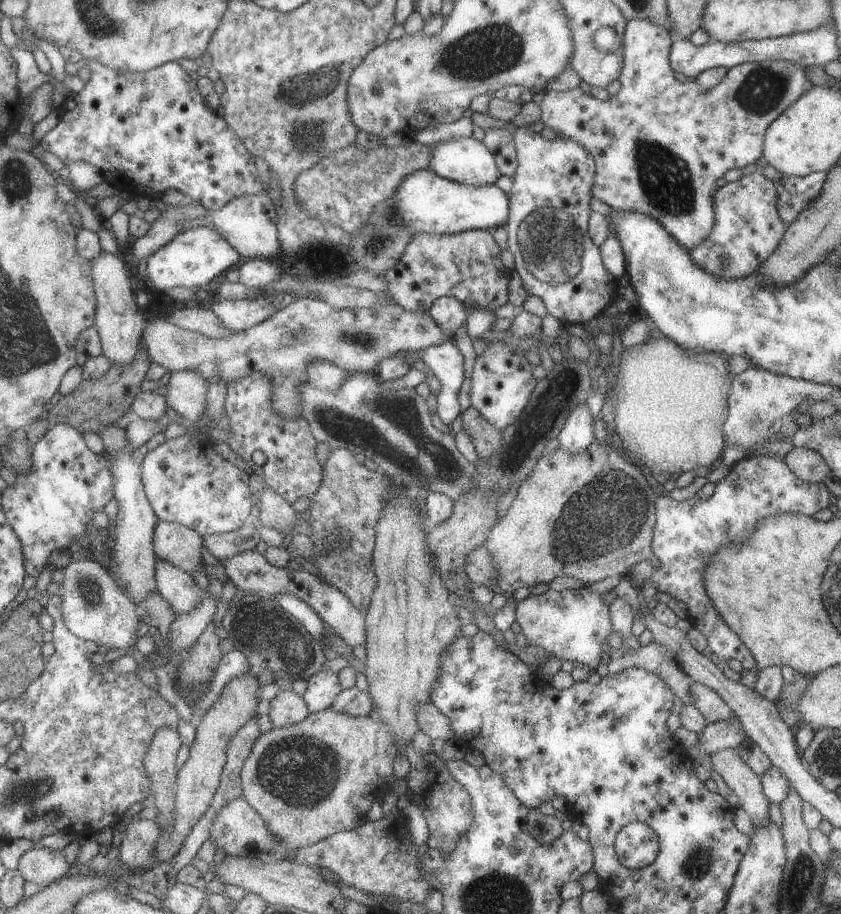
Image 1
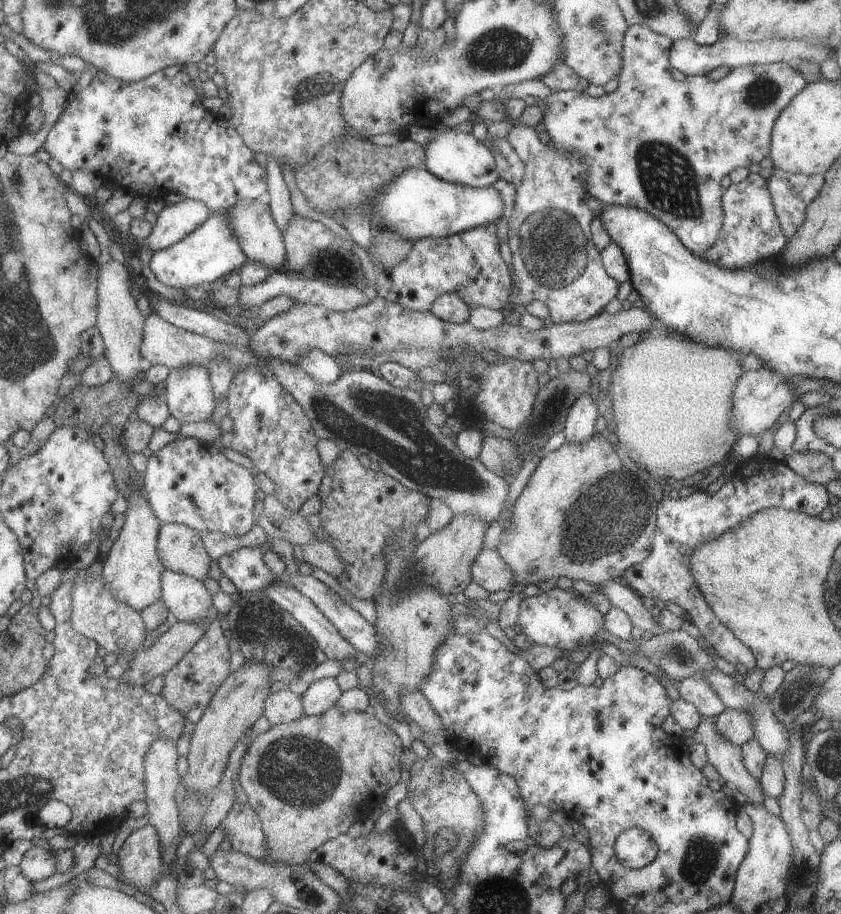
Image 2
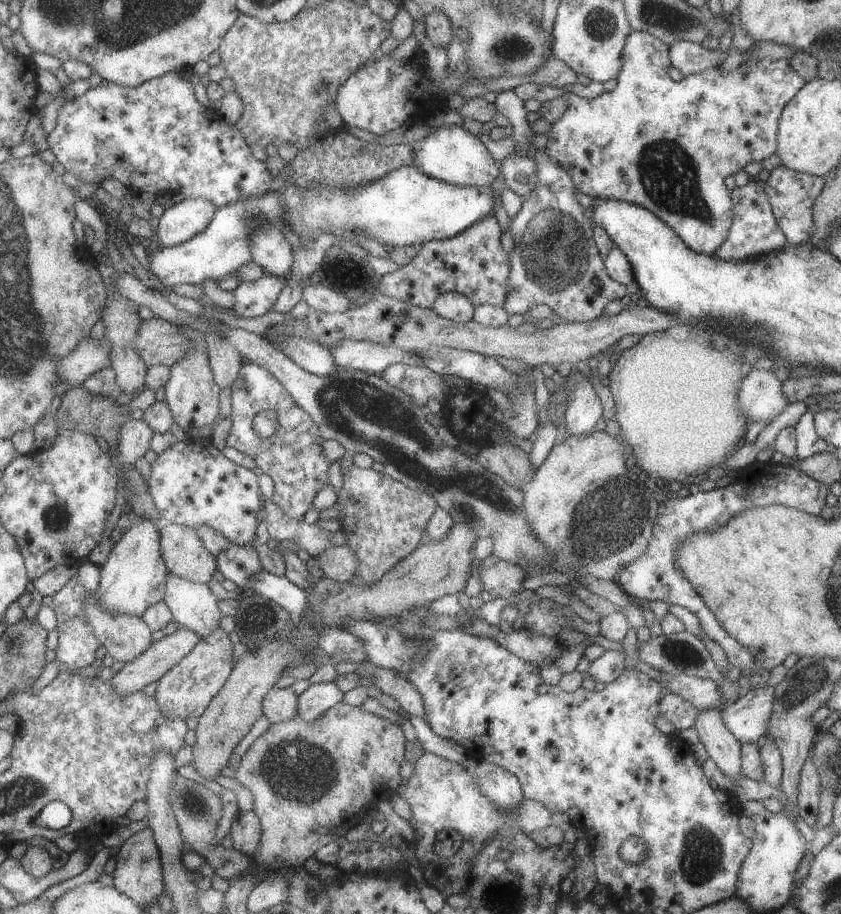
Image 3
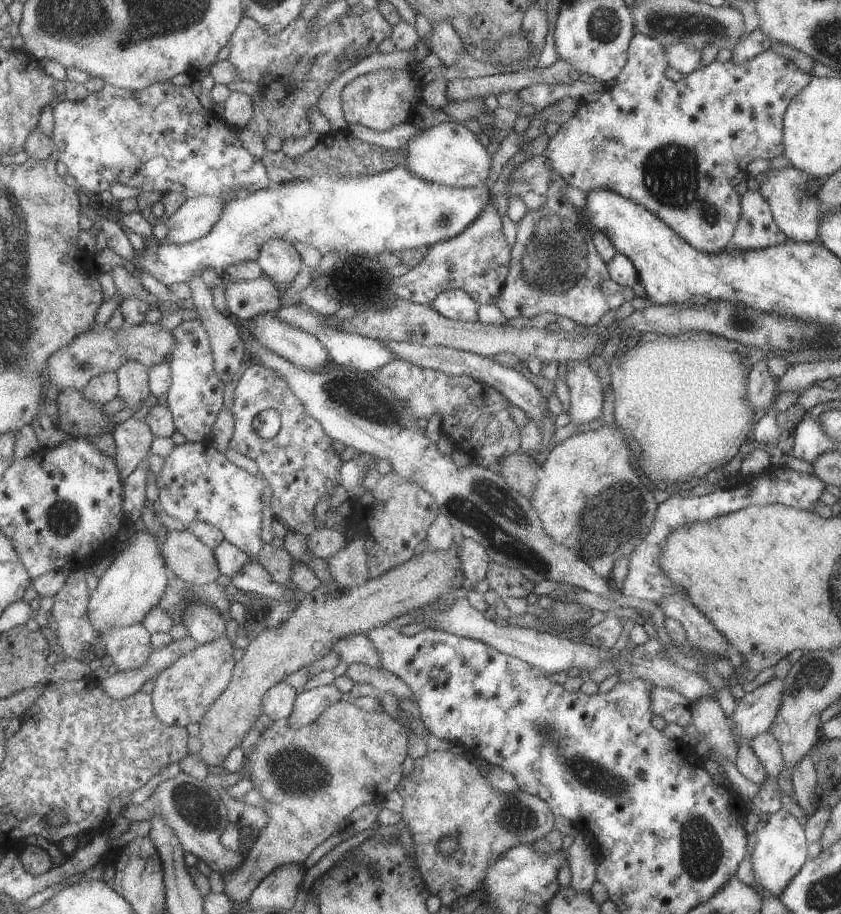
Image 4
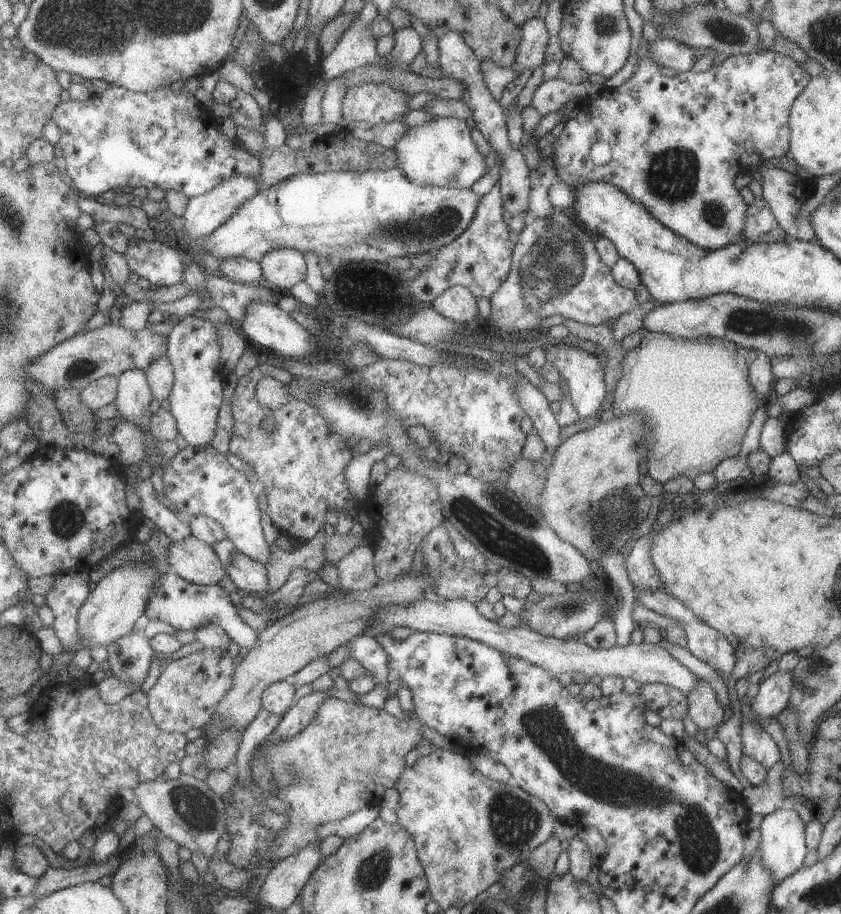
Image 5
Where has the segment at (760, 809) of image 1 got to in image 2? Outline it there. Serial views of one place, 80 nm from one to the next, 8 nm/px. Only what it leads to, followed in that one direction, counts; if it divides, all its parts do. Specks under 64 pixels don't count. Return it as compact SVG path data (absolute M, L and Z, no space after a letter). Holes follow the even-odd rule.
M701 717L701 720L696 724L694 730L696 732L696 741L703 744L706 749L707 762L719 773L722 782L737 790L737 792L741 793L743 796L746 796L746 800L750 803L754 805L762 803L764 796L760 784L744 767L740 746L726 739L716 729L716 717Z

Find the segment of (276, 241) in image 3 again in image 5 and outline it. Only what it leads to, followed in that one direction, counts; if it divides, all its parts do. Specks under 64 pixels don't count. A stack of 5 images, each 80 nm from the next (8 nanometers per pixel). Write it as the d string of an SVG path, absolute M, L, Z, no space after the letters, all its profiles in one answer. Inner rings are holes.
M273 249L258 263L262 281L274 290L291 290L305 278L305 258L295 249Z

